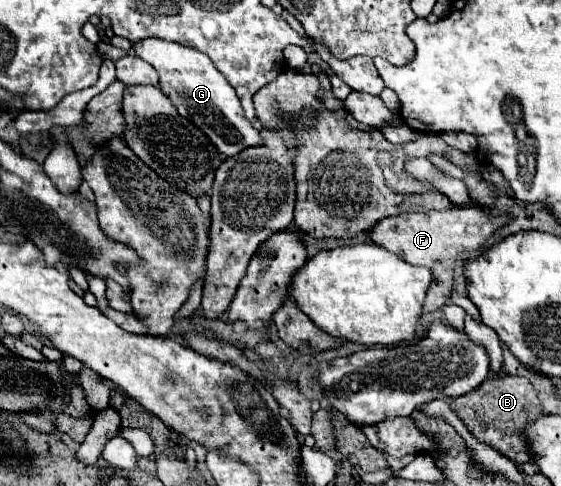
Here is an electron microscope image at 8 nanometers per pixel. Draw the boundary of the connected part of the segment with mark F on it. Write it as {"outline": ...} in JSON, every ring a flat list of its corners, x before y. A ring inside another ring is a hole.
{"outline":[[452,207,448,211,426,211,426,213,402,213,396,217,382,219,372,229,372,241,392,253,396,253,406,263,426,265,434,271,434,281,430,285,426,297,426,311,434,311,448,303,448,297,454,289,454,263,456,259,470,259,478,247,494,235,494,231,502,229,514,221,514,215,502,213,492,217,484,207]]}

